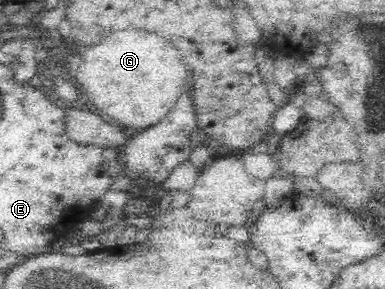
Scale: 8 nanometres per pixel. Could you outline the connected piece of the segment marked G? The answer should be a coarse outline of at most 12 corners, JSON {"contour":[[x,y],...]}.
{"contour":[[146,28],[80,48],[91,109],[151,128],[189,79],[181,51]]}

